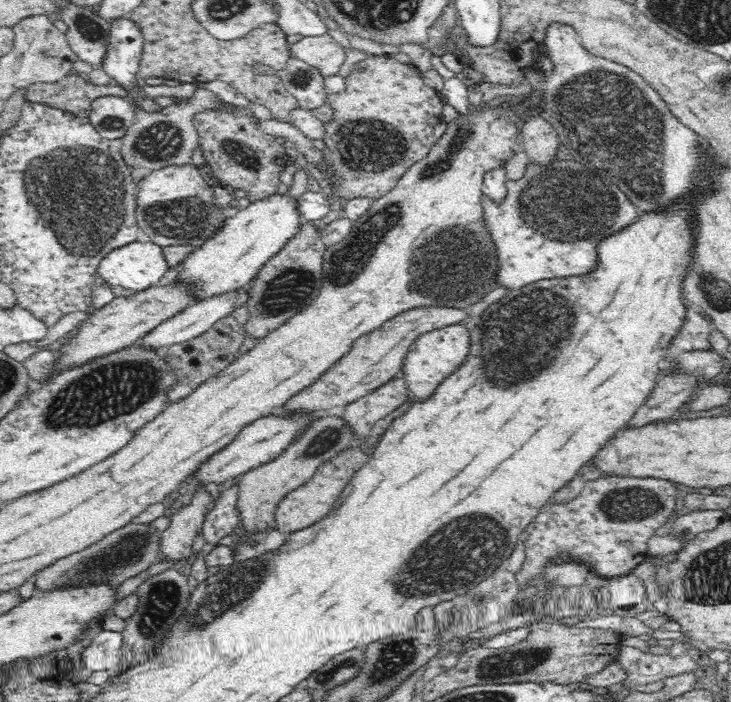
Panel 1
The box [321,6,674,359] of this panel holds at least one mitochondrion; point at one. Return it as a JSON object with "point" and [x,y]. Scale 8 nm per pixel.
{"point":[625,136]}

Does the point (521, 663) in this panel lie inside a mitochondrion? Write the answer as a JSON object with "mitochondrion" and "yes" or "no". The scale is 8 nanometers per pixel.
{"mitochondrion":"yes"}

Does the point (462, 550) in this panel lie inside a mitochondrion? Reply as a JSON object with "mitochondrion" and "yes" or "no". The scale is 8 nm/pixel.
{"mitochondrion":"yes"}

